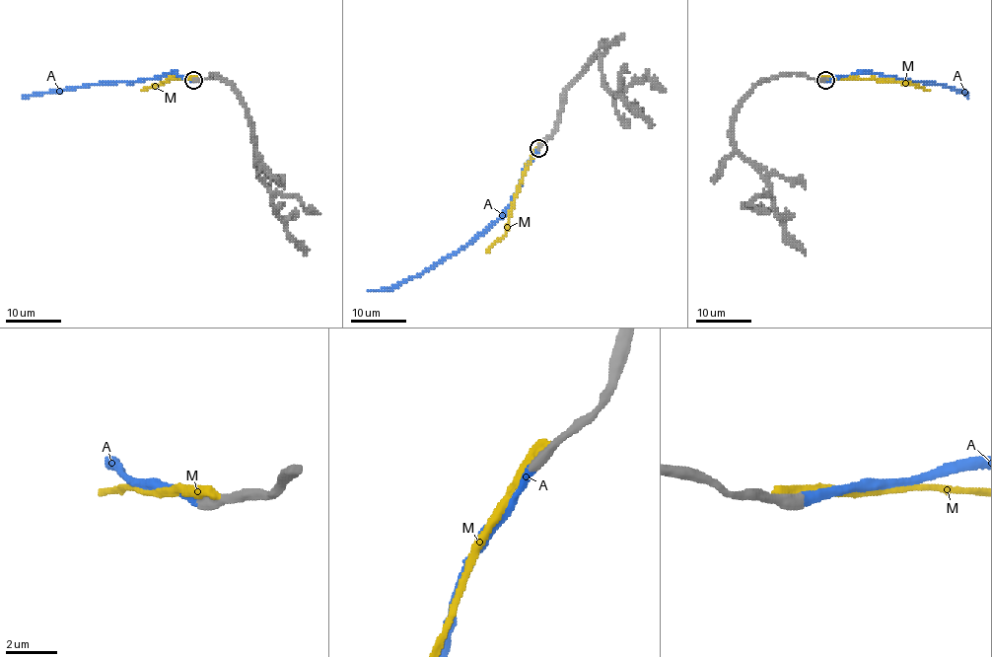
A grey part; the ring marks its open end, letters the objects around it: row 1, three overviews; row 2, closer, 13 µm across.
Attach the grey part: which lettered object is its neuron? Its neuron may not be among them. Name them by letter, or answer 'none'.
A

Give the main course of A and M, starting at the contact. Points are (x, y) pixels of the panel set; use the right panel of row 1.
A: (824, 81), (852, 74), (883, 74), (953, 88), (966, 99)
M: (822, 79), (871, 78), (909, 82), (930, 90)

